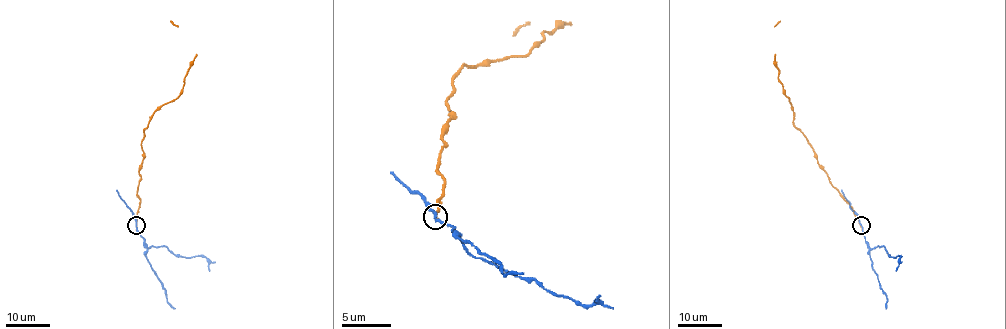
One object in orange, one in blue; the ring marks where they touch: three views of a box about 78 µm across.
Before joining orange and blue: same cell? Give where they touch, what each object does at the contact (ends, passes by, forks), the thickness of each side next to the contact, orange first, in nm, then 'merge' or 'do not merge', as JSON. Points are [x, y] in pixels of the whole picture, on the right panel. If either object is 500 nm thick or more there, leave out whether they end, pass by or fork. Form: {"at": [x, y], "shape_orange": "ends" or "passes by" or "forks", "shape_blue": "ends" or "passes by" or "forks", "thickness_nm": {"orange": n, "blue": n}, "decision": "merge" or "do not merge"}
{"at": [861, 225], "shape_orange": "ends", "shape_blue": "passes by", "thickness_nm": {"orange": 240, "blue": 190}, "decision": "do not merge"}

